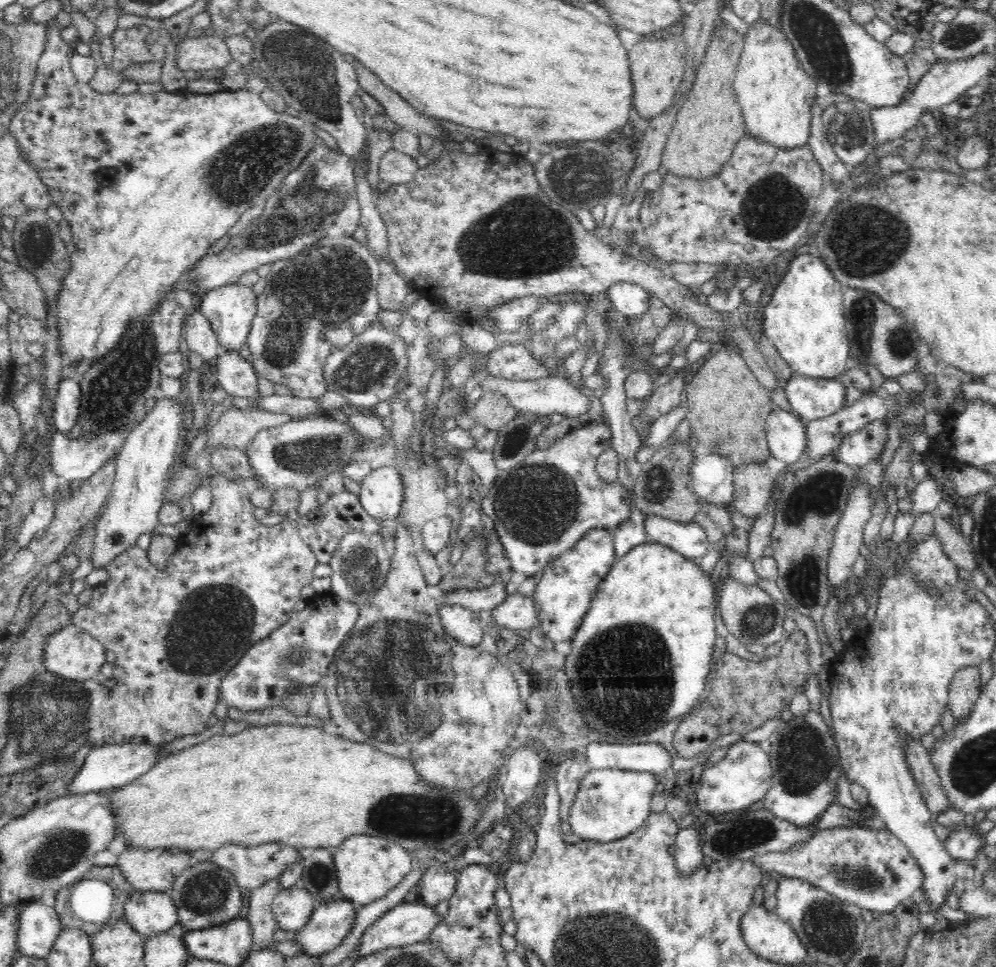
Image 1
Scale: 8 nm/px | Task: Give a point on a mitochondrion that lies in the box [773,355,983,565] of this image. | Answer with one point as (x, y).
(818, 497)

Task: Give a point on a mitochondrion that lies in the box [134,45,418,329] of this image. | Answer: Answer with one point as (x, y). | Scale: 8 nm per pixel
(245, 169)

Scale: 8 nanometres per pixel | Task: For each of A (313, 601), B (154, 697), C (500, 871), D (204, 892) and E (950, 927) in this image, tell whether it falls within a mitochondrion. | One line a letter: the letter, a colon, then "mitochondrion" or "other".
A: other
B: other
C: other
D: mitochondrion
E: other

